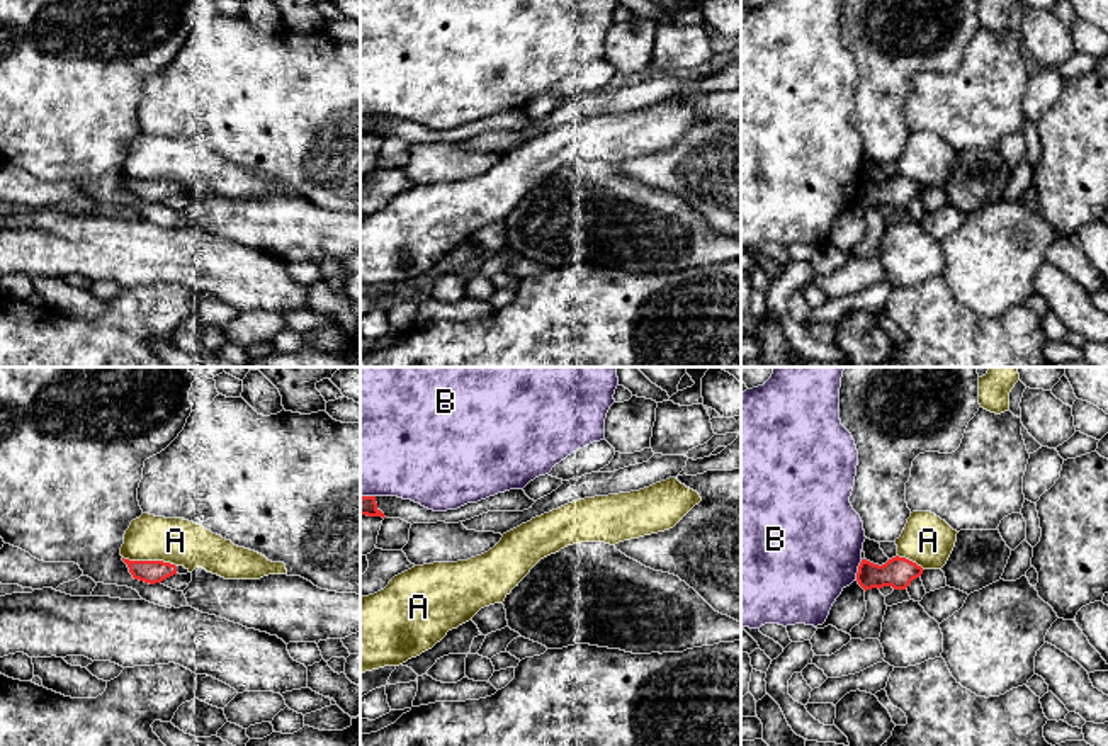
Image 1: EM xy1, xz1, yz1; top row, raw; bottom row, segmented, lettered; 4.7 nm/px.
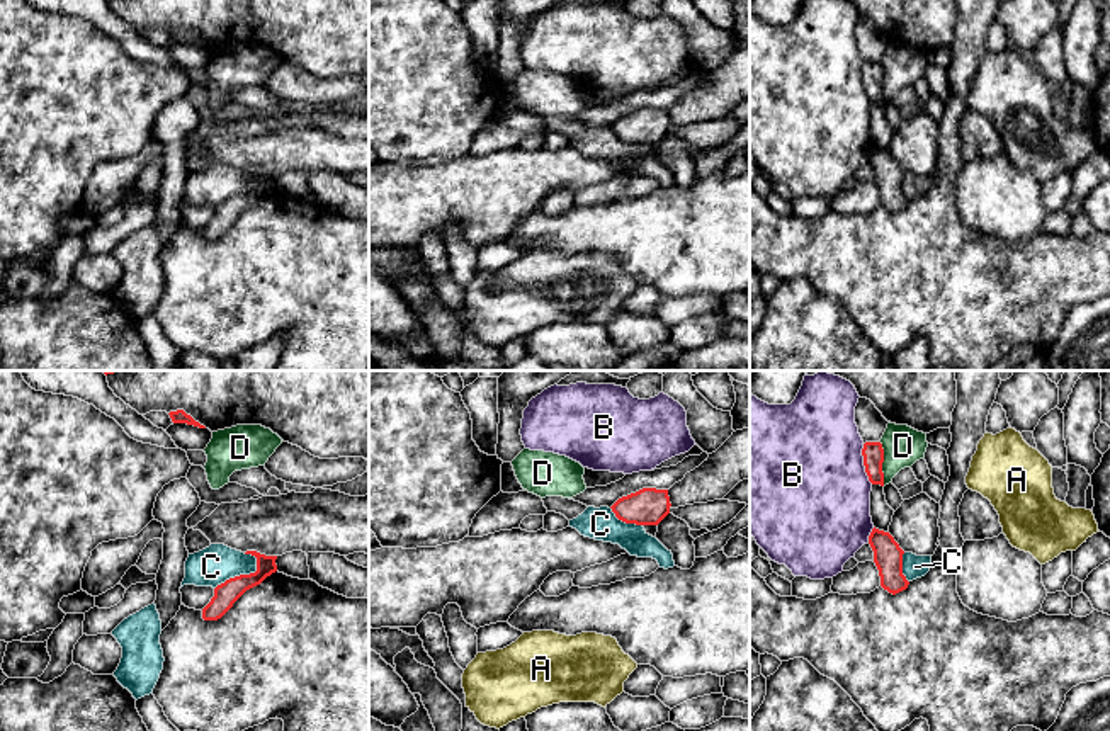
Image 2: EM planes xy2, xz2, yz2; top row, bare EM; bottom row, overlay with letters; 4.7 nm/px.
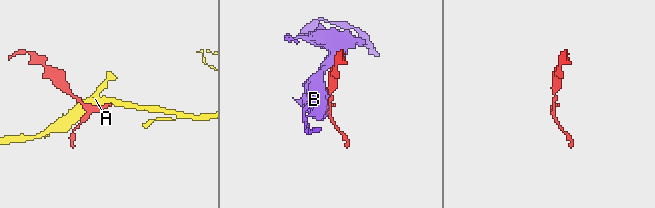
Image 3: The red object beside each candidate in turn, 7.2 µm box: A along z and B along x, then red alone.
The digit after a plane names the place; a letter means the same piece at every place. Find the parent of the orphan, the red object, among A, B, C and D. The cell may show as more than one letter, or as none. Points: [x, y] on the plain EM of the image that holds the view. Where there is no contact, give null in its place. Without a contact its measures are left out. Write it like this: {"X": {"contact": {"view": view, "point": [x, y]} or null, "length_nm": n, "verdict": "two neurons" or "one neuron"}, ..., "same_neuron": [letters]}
{"A": {"contact": {"view": "xy1", "point": [150, 180]}, "length_nm": 260, "verdict": "two neurons"}, "B": {"contact": {"view": "yz2", "point": [864, 84]}, "length_nm": 200, "verdict": "two neurons"}, "C": {"contact": {"view": "xy2", "point": [240, 194]}, "length_nm": 260, "verdict": "two neurons"}, "D": {"contact": {"view": "yz2", "point": [881, 84]}, "length_nm": 200, "verdict": "two neurons"}, "same_neuron": []}

